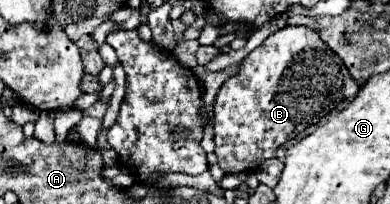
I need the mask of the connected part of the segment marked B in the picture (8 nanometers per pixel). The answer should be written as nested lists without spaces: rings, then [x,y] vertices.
[[[286,26],[286,28],[278,30],[278,32],[274,32],[274,34],[268,36],[256,50],[252,50],[252,52],[246,56],[246,60],[244,60],[242,66],[240,66],[240,72],[234,74],[232,78],[228,78],[228,80],[222,84],[220,92],[216,94],[216,102],[214,102],[214,142],[216,142],[218,166],[224,170],[224,174],[238,174],[238,172],[244,172],[244,170],[256,170],[256,168],[260,168],[264,160],[274,158],[276,148],[280,148],[280,146],[286,142],[286,138],[298,136],[302,130],[306,130],[308,126],[316,124],[316,122],[318,122],[320,118],[324,118],[328,112],[336,110],[342,102],[352,100],[358,92],[360,92],[358,82],[350,76],[346,64],[338,58],[338,54],[334,54],[334,52],[320,40],[318,32],[314,32],[312,28],[306,28],[306,26]]]

